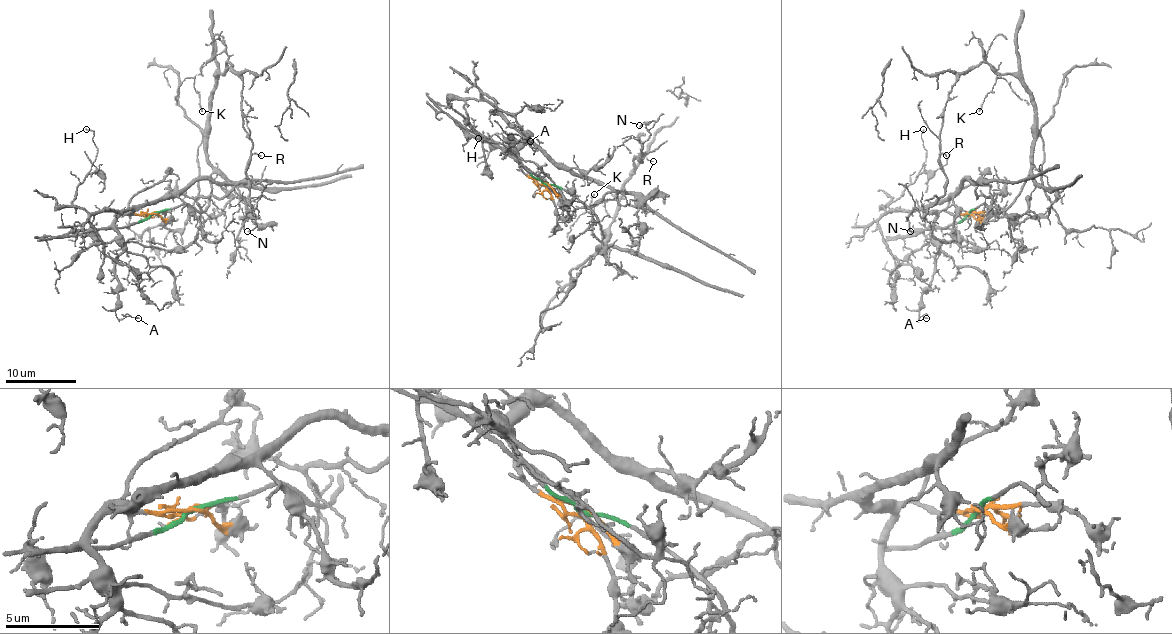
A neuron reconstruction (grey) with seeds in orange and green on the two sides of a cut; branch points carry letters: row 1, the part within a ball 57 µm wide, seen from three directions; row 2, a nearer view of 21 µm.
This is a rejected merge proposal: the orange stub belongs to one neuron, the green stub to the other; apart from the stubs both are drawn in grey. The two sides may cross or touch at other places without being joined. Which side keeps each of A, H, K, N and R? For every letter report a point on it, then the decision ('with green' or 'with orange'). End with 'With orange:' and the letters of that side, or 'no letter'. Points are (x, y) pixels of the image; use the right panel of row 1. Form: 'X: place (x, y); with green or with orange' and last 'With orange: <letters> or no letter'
A: place (926, 318); with orange
H: place (923, 129); with orange
K: place (979, 111); with green
N: place (910, 231); with green
R: place (946, 155); with green
With orange: A, H

